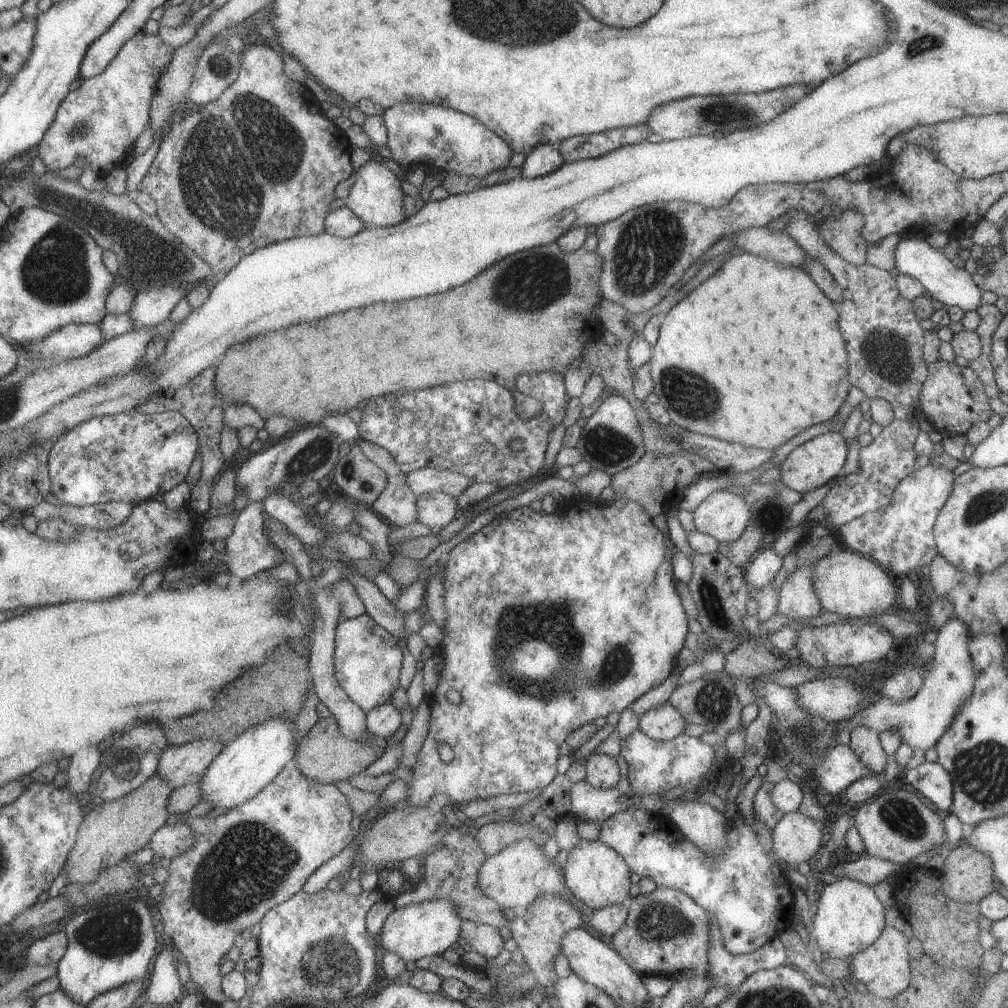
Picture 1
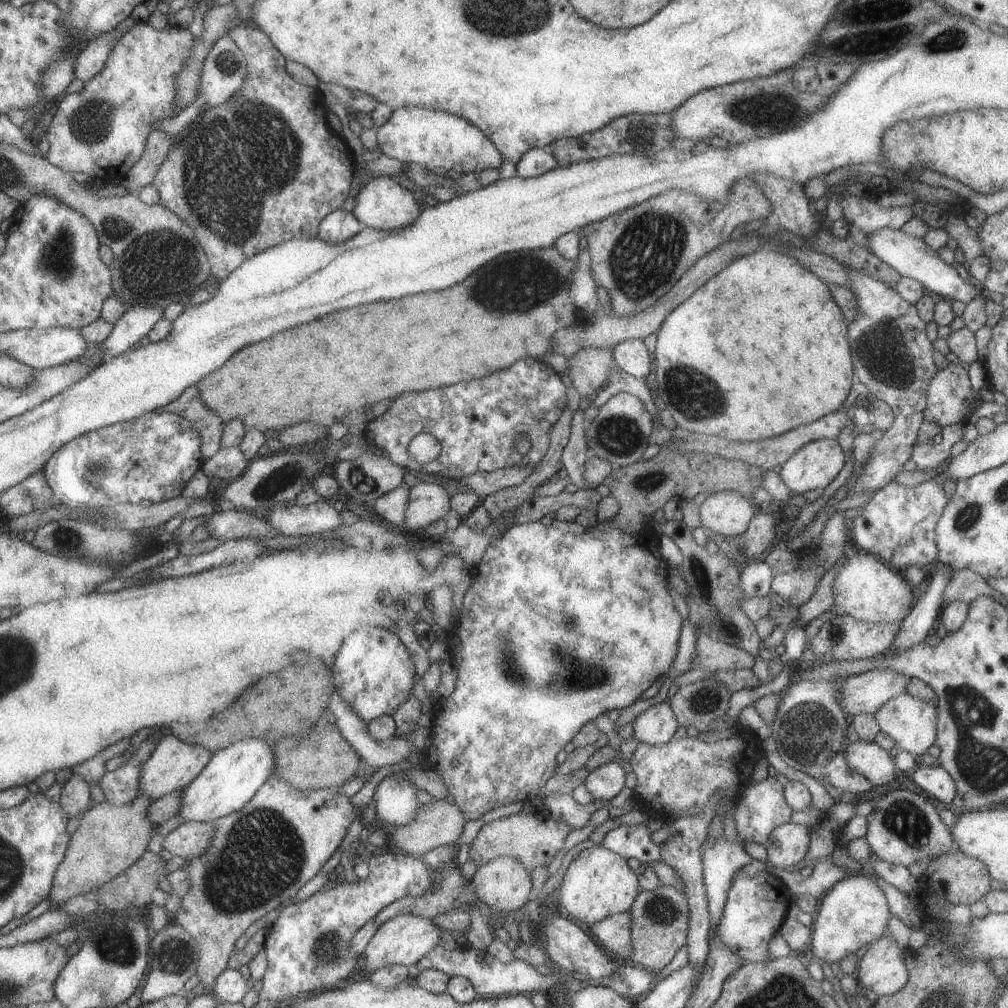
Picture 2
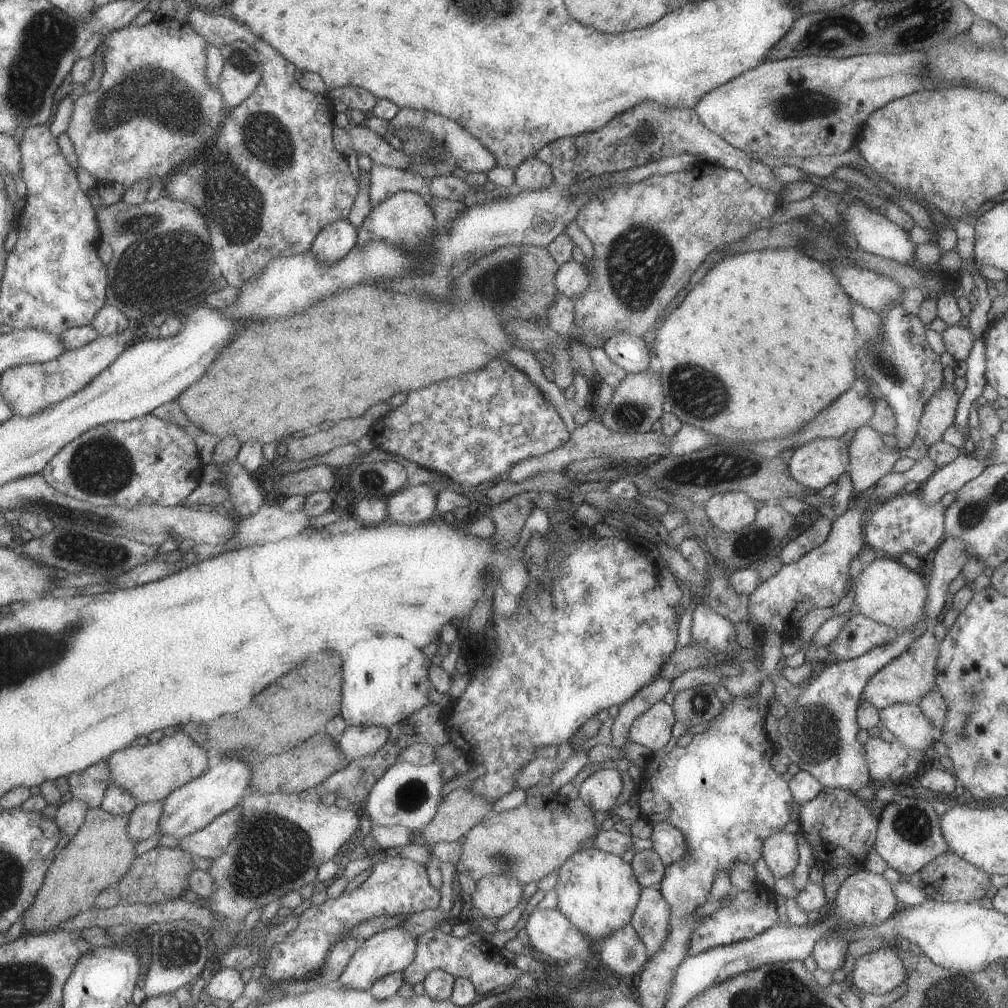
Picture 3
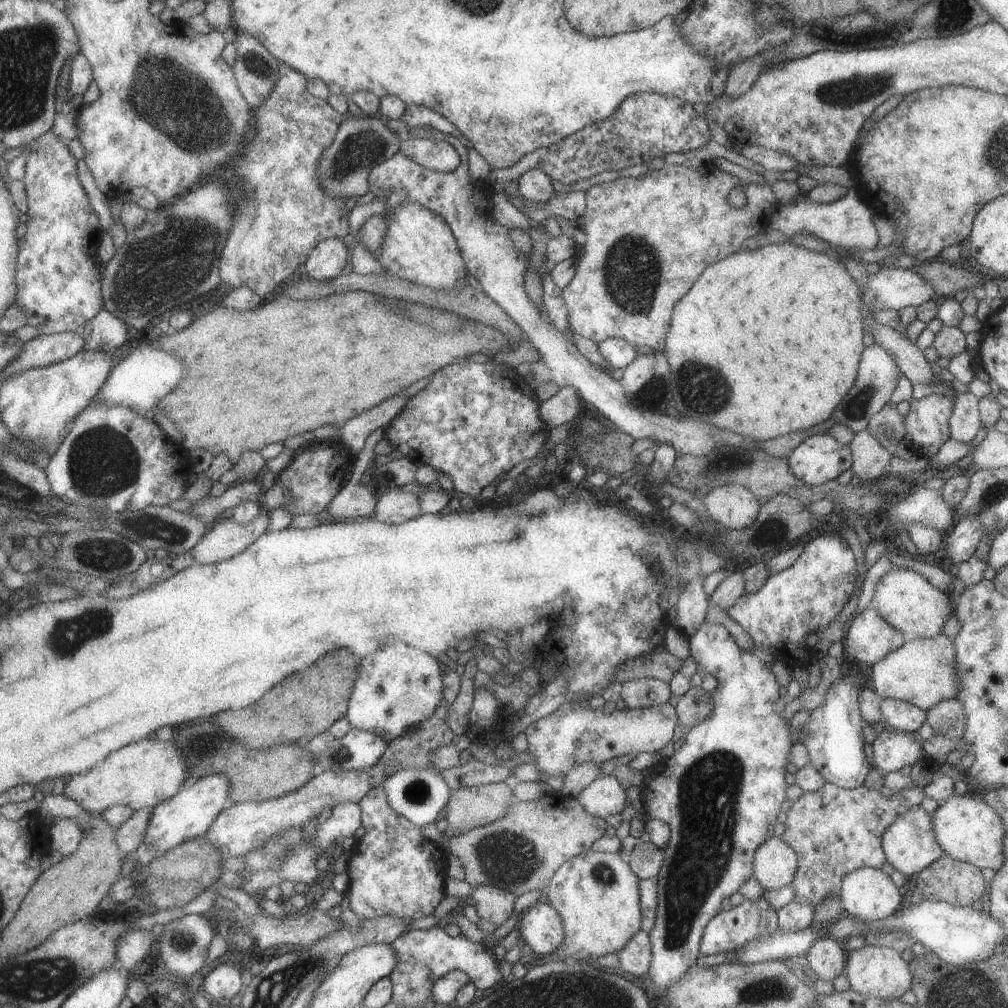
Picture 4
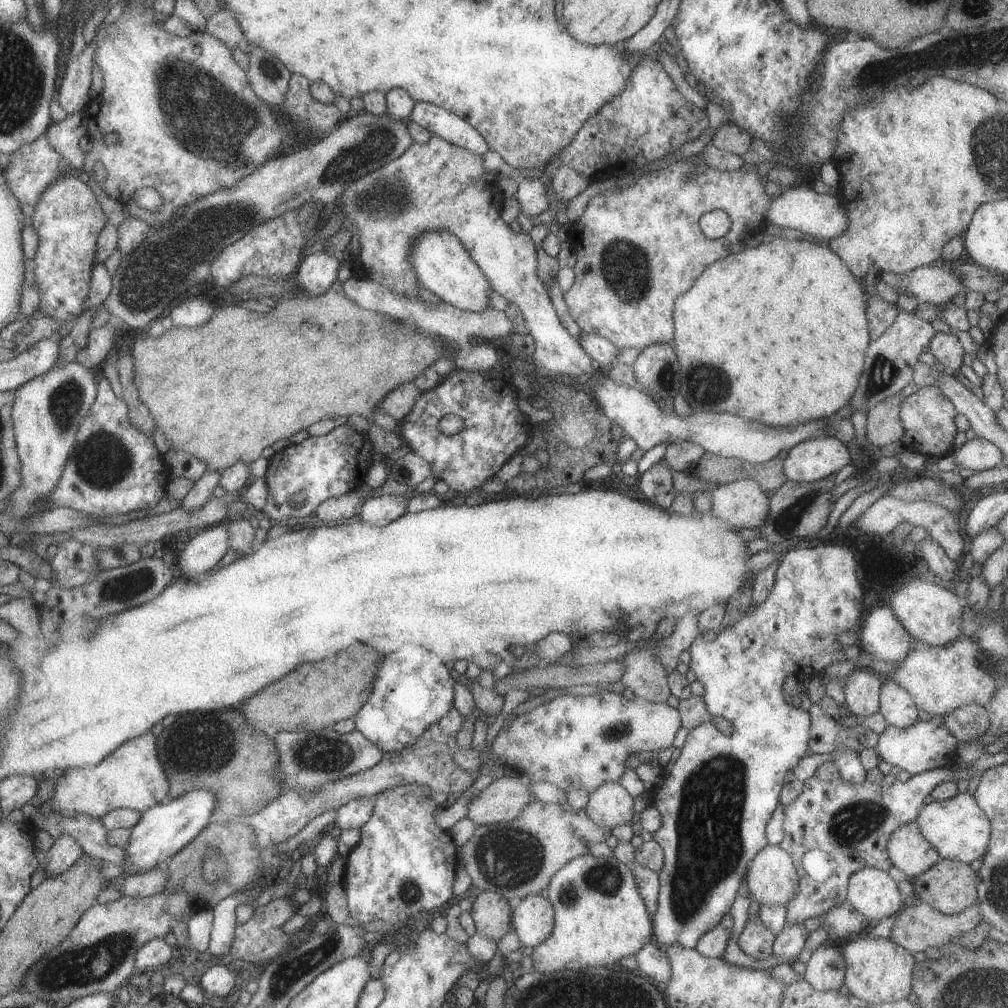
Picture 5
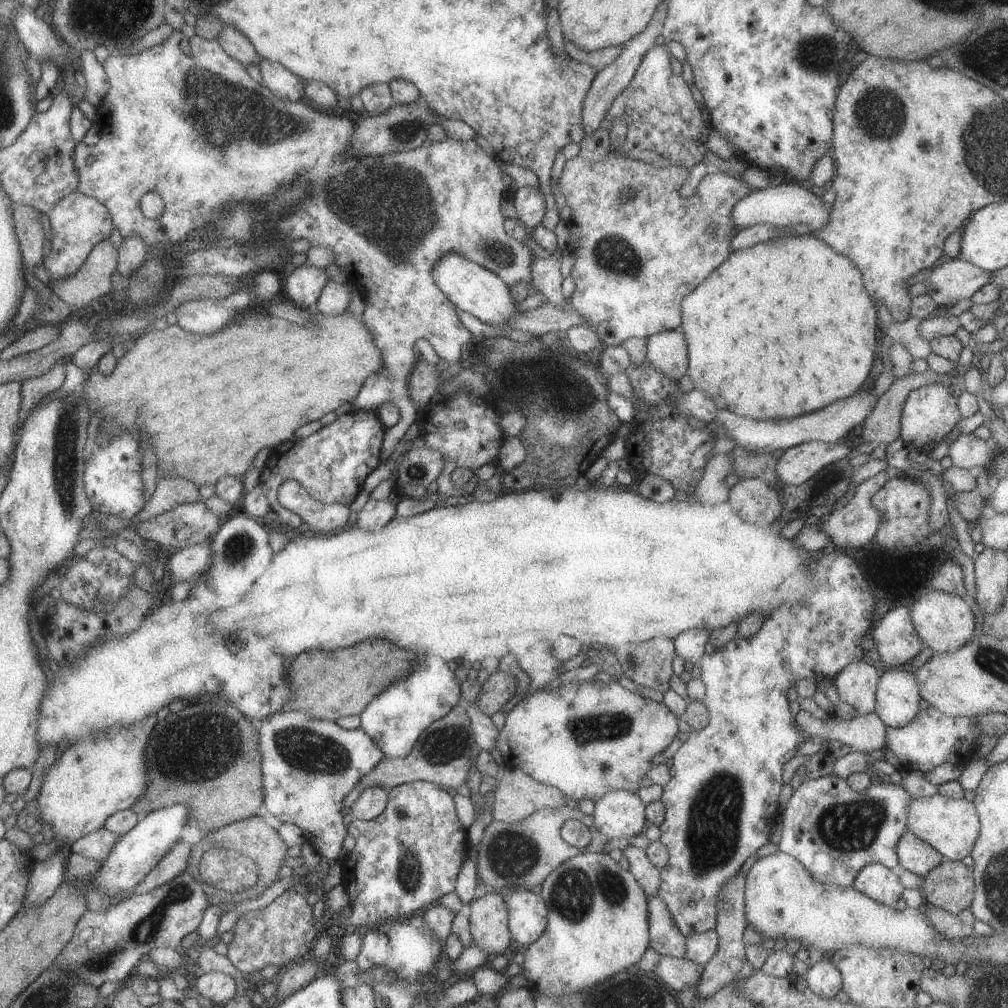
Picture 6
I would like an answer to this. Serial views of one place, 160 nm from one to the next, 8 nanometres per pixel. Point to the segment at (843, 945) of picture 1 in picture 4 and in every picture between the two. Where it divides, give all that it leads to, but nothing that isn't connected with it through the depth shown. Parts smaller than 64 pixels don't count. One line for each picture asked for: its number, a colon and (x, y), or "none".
2: (853, 912)
3: (865, 898)
4: (868, 894)

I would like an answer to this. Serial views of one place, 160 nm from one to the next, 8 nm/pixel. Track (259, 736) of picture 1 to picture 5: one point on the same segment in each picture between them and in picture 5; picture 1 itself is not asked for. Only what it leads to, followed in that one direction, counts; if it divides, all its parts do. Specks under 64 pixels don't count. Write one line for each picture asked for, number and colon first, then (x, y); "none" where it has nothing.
2: (233, 774)
3: (190, 807)
4: (189, 813)
5: (162, 830)

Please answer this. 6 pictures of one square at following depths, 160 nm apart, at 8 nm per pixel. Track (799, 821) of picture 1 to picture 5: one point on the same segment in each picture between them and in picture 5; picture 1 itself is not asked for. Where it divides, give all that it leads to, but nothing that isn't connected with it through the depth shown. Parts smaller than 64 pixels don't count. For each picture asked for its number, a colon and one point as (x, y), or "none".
2: (787, 844)
3: (779, 851)
4: (774, 863)
5: (771, 878)

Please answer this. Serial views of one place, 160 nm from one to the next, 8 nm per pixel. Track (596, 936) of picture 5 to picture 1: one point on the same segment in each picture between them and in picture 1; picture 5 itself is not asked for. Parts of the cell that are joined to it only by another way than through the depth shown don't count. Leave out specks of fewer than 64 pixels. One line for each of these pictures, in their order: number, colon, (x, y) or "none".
1: (594, 873)
2: (597, 883)
3: (597, 892)
4: (596, 896)

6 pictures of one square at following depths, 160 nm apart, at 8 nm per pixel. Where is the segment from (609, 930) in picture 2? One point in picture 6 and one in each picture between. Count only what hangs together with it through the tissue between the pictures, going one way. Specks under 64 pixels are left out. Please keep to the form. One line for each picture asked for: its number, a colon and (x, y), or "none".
3: (622, 952)
4: (634, 958)
5: (652, 961)
6: (677, 973)

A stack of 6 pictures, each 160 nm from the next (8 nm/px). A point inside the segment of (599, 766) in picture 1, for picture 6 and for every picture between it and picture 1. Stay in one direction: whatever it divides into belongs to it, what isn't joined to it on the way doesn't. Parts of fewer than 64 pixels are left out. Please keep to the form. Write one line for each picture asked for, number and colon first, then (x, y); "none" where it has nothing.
2: (602, 783)
3: (599, 791)
4: (604, 796)
5: (609, 805)
6: (618, 814)

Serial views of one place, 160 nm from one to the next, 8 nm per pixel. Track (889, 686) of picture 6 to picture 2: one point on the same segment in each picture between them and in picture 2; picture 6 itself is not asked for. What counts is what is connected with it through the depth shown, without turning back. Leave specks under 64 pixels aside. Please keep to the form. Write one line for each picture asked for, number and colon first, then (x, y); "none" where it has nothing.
2: (911, 723)
3: (906, 722)
4: (906, 718)
5: (896, 706)

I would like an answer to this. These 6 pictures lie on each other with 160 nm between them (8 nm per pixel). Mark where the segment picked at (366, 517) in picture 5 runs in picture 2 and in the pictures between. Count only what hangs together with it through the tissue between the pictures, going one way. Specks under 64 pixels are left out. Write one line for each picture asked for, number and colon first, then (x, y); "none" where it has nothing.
2: (426, 502)
3: (412, 505)
4: (392, 507)

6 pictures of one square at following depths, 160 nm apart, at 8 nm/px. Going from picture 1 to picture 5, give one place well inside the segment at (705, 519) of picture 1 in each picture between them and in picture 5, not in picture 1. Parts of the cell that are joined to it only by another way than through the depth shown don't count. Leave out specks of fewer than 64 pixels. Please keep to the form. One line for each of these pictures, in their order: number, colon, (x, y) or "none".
2: (727, 513)
3: (730, 511)
4: (733, 506)
5: (742, 503)

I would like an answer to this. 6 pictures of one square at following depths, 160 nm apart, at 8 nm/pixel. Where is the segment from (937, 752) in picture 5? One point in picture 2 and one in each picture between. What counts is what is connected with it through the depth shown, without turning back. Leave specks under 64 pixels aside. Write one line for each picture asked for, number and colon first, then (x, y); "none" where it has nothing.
2: (866, 758)
3: (885, 760)
4: (891, 750)

